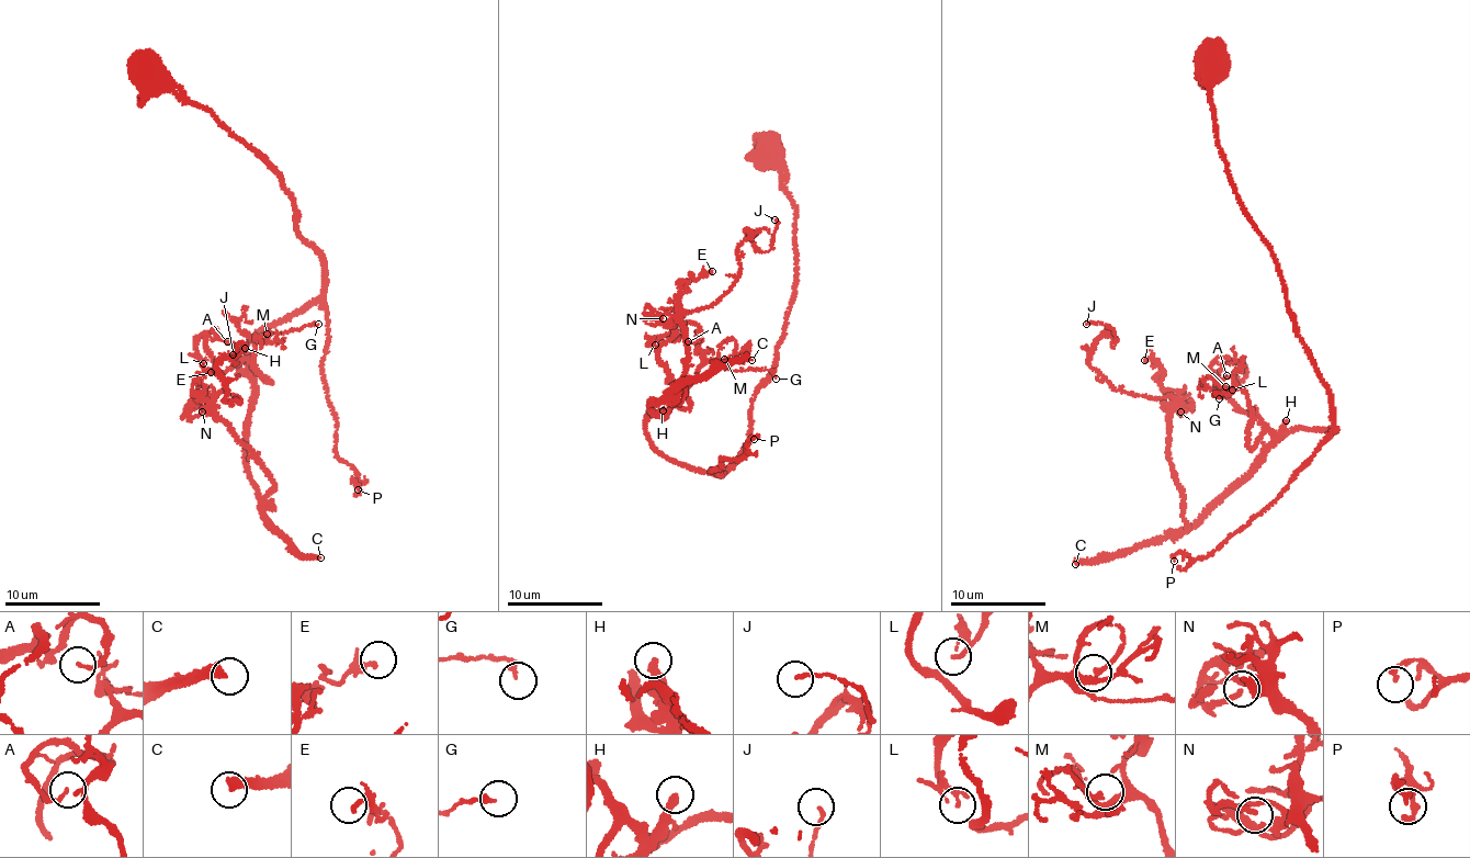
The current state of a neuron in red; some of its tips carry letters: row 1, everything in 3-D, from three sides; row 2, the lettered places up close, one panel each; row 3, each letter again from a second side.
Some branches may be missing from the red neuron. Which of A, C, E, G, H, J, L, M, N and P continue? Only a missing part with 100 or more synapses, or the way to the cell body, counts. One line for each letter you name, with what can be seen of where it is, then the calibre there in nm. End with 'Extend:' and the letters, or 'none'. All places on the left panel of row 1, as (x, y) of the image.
C: Place: (320, 557). Thickness 340 nm
Extend: C

